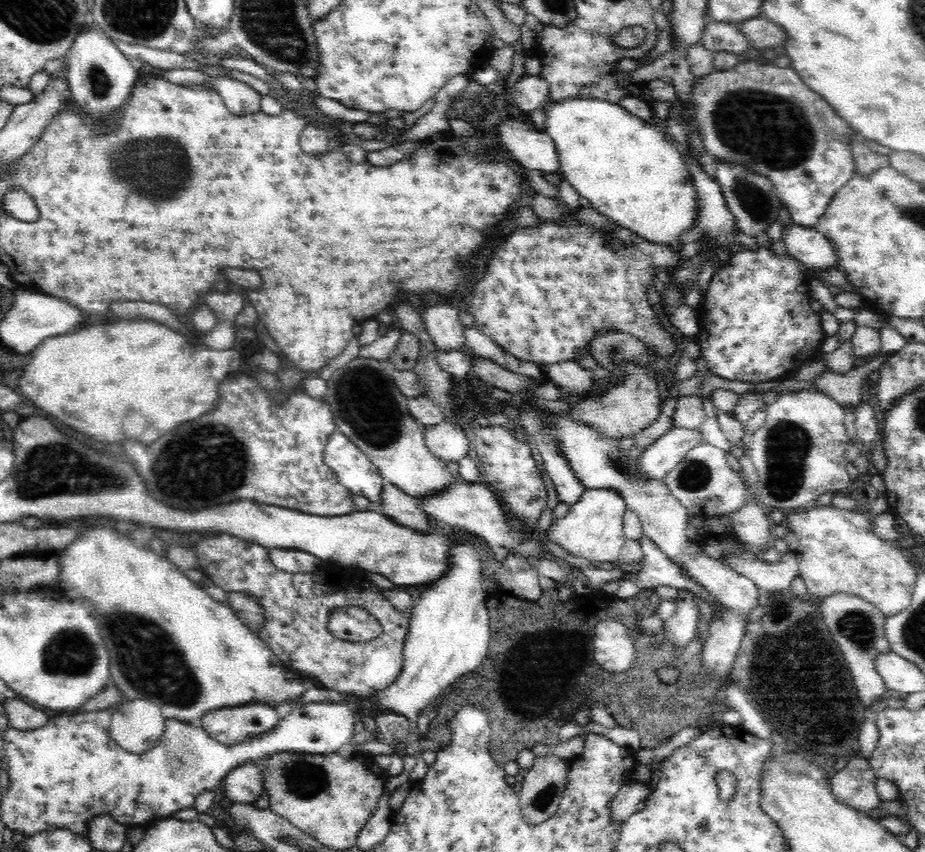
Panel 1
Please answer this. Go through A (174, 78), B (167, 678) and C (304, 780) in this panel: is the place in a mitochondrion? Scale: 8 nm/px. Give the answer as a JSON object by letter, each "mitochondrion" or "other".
{"A":"other","B":"mitochondrion","C":"mitochondrion"}

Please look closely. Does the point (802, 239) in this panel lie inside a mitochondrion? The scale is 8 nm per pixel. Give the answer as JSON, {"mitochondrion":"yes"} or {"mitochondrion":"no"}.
{"mitochondrion":"no"}

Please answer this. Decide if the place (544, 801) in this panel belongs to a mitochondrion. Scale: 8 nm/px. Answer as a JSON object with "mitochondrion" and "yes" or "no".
{"mitochondrion":"yes"}

